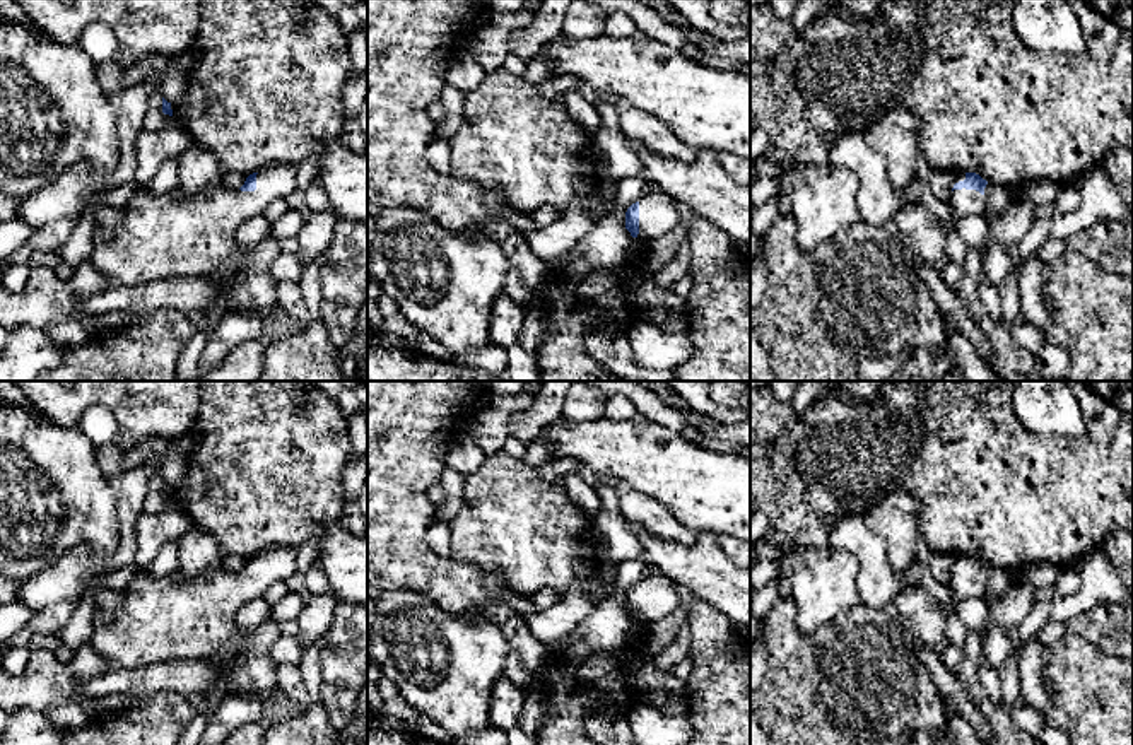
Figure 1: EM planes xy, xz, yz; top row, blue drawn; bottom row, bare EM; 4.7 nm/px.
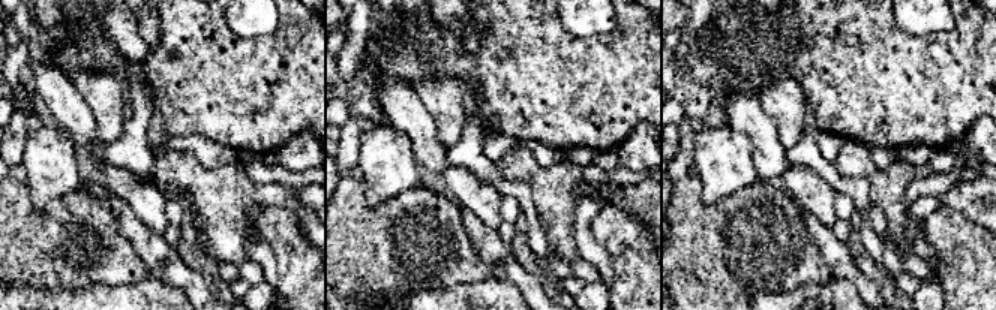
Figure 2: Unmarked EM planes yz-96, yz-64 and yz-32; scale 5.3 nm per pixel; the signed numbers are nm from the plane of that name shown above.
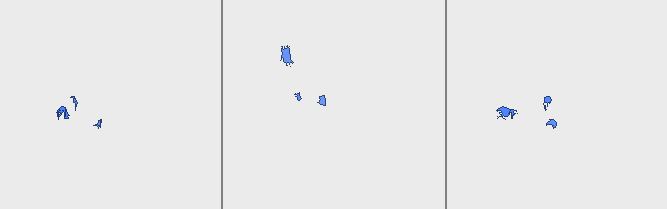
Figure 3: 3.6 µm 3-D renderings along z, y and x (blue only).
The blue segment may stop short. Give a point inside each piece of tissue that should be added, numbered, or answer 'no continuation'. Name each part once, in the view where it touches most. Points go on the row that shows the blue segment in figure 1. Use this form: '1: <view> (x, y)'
1: yz (966, 204)

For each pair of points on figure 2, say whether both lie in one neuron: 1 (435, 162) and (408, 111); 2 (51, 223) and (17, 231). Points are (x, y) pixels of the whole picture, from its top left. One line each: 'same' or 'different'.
1: same
2: same

